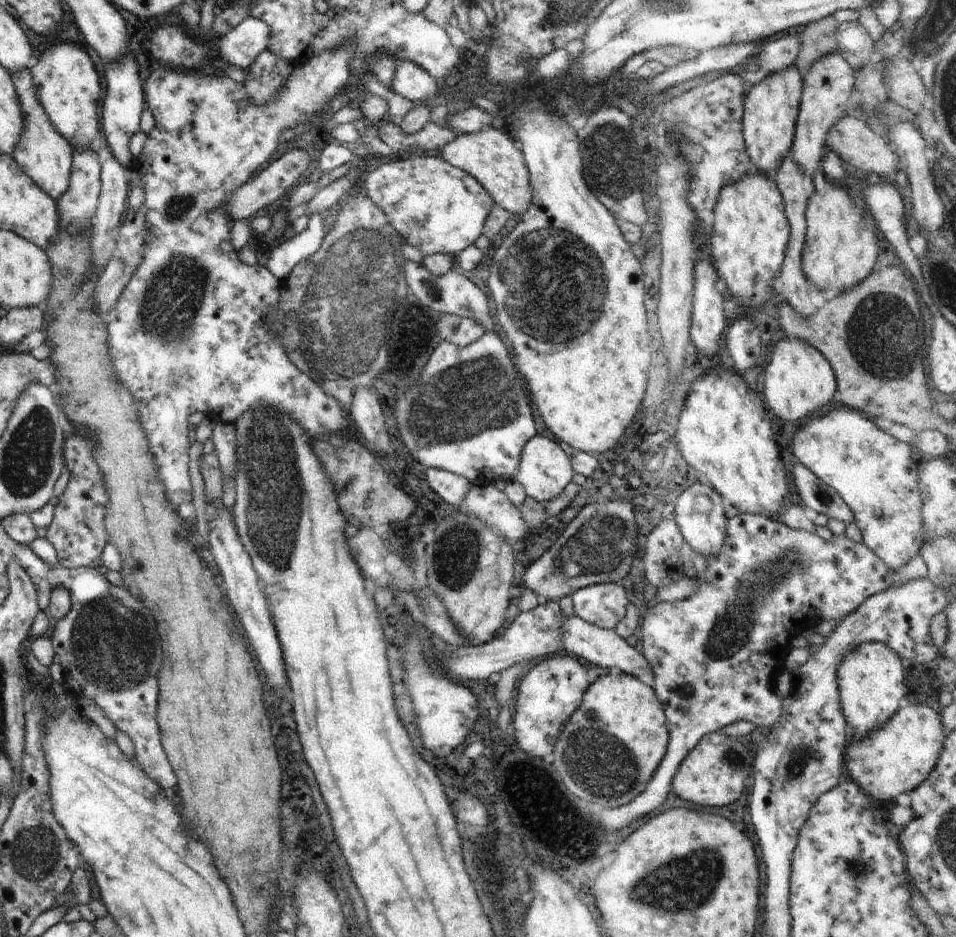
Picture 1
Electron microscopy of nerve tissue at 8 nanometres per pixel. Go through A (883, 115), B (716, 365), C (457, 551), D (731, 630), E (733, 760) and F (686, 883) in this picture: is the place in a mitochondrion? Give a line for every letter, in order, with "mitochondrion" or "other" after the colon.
A: mitochondrion
B: other
C: mitochondrion
D: mitochondrion
E: mitochondrion
F: mitochondrion

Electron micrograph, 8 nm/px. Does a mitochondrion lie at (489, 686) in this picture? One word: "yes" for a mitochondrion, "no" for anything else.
no

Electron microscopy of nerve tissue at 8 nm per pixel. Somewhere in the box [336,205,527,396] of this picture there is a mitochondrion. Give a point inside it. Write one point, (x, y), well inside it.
(429, 291)

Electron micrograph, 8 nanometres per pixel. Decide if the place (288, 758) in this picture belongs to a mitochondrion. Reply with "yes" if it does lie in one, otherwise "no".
no

